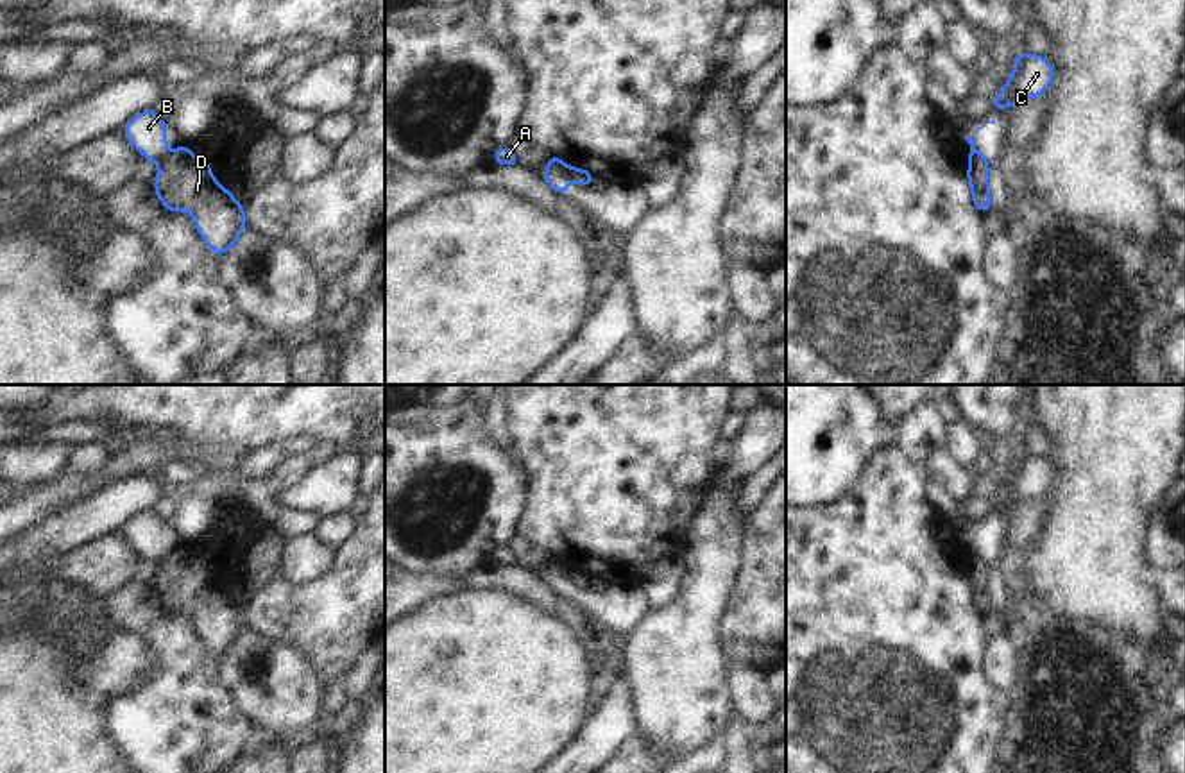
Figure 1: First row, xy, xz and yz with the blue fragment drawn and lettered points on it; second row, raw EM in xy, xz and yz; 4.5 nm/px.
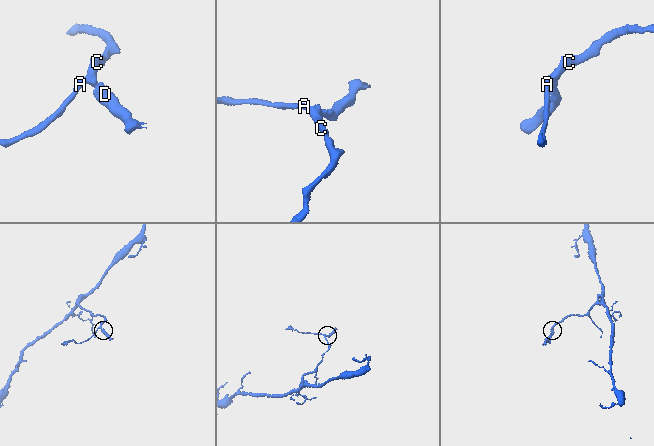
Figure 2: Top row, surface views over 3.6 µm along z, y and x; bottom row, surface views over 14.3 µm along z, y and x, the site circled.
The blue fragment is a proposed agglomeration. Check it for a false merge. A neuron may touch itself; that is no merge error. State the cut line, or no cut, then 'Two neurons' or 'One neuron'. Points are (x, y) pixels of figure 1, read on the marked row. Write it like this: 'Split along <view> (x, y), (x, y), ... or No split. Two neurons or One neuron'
Split along xz (568, 167), (566, 181). Two neurons.

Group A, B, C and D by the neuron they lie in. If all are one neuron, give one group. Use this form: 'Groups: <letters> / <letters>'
Groups: A B C / D.

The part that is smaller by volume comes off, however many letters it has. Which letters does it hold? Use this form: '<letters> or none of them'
D

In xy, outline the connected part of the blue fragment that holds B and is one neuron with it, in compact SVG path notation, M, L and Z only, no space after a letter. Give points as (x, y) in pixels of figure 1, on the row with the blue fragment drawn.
M150 107L134 116L125 127L125 138L140 150L141 156L159 163L166 154L166 123Z

